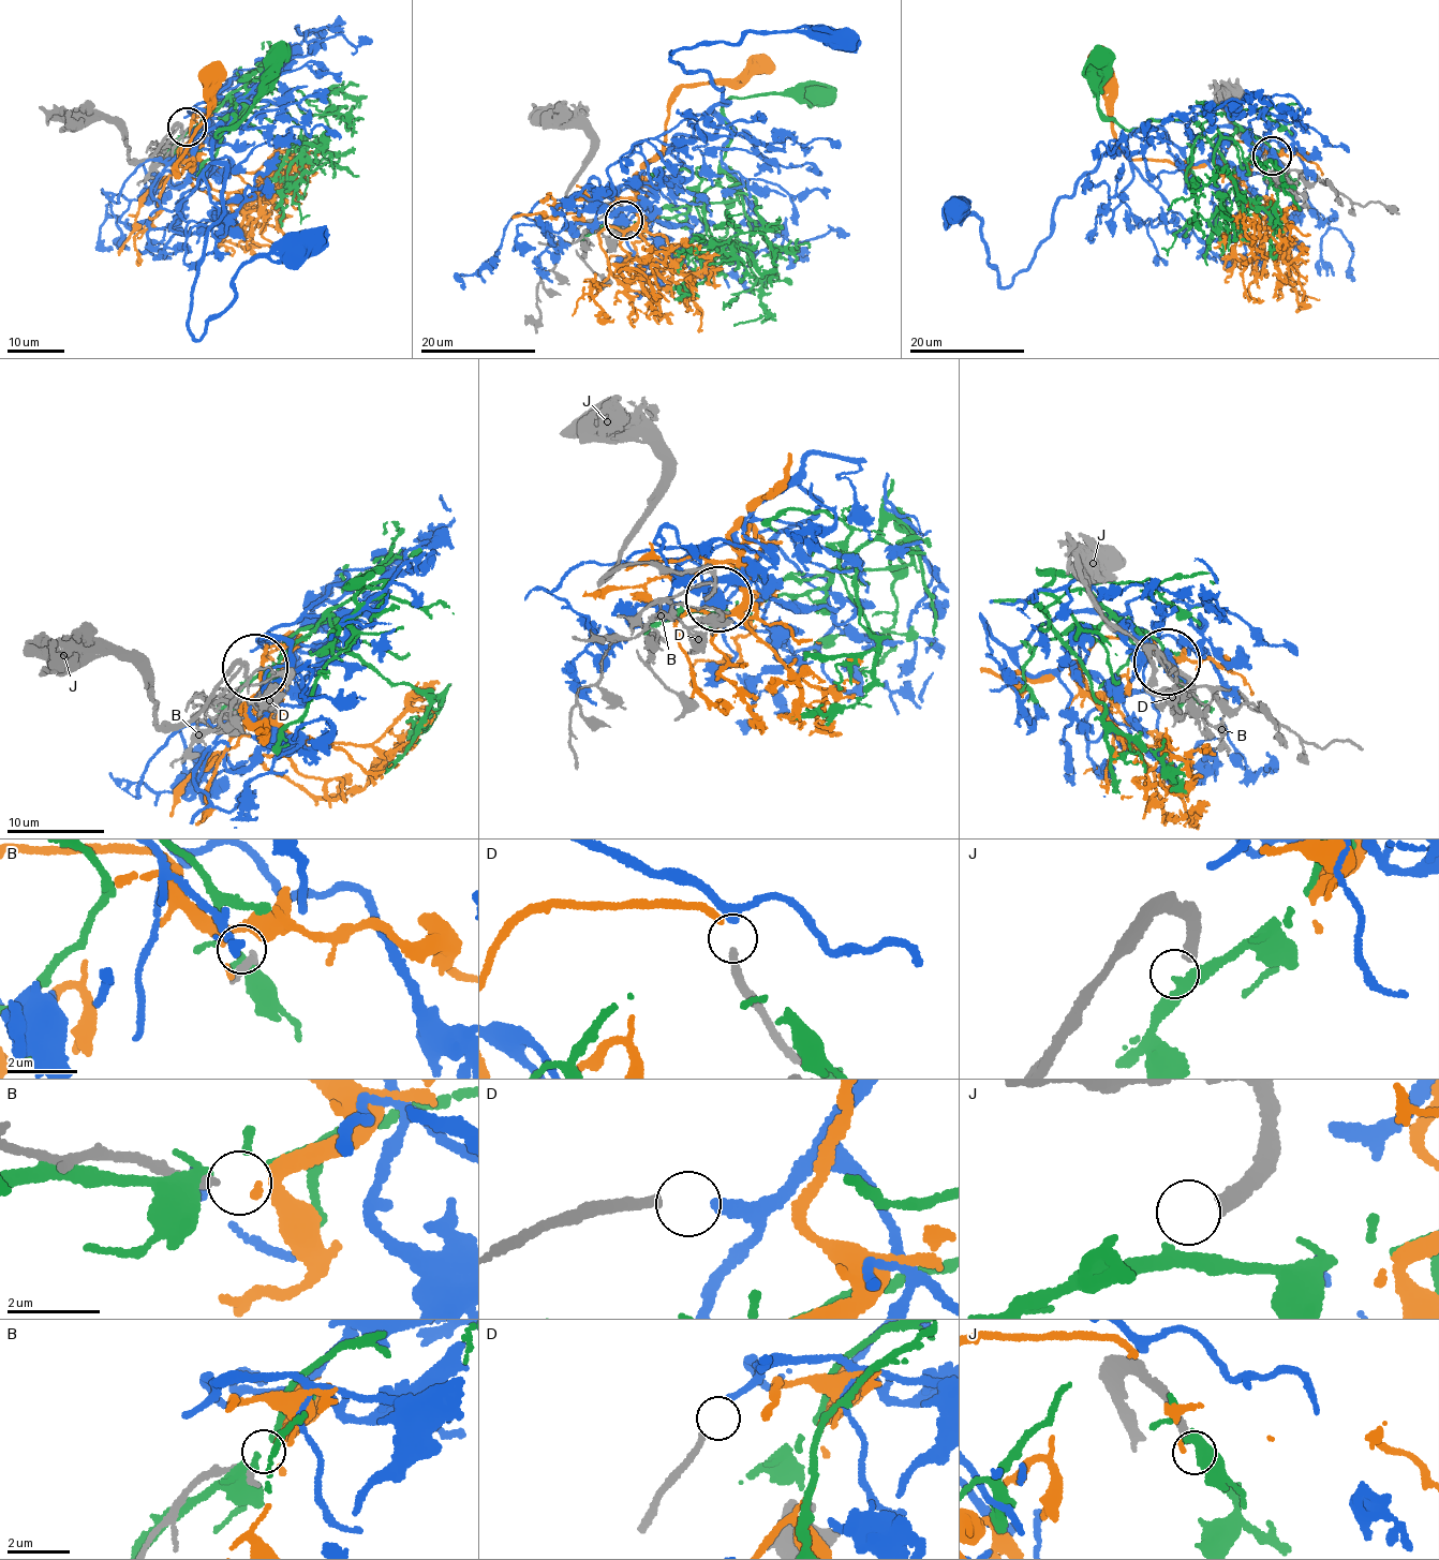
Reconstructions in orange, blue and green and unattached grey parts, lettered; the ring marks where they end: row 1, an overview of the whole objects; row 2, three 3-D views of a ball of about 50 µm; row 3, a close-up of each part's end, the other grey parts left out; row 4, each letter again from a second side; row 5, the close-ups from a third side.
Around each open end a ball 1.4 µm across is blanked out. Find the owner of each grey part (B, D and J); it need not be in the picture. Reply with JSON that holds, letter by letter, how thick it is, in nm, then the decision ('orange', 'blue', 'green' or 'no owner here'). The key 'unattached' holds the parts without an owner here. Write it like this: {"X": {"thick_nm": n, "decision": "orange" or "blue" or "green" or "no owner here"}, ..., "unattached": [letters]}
{"B": {"thick_nm": 220, "decision": "orange"}, "D": {"thick_nm": 200, "decision": "blue"}, "J": {"thick_nm": 300, "decision": "no owner here"}, "unattached": ["J"]}

